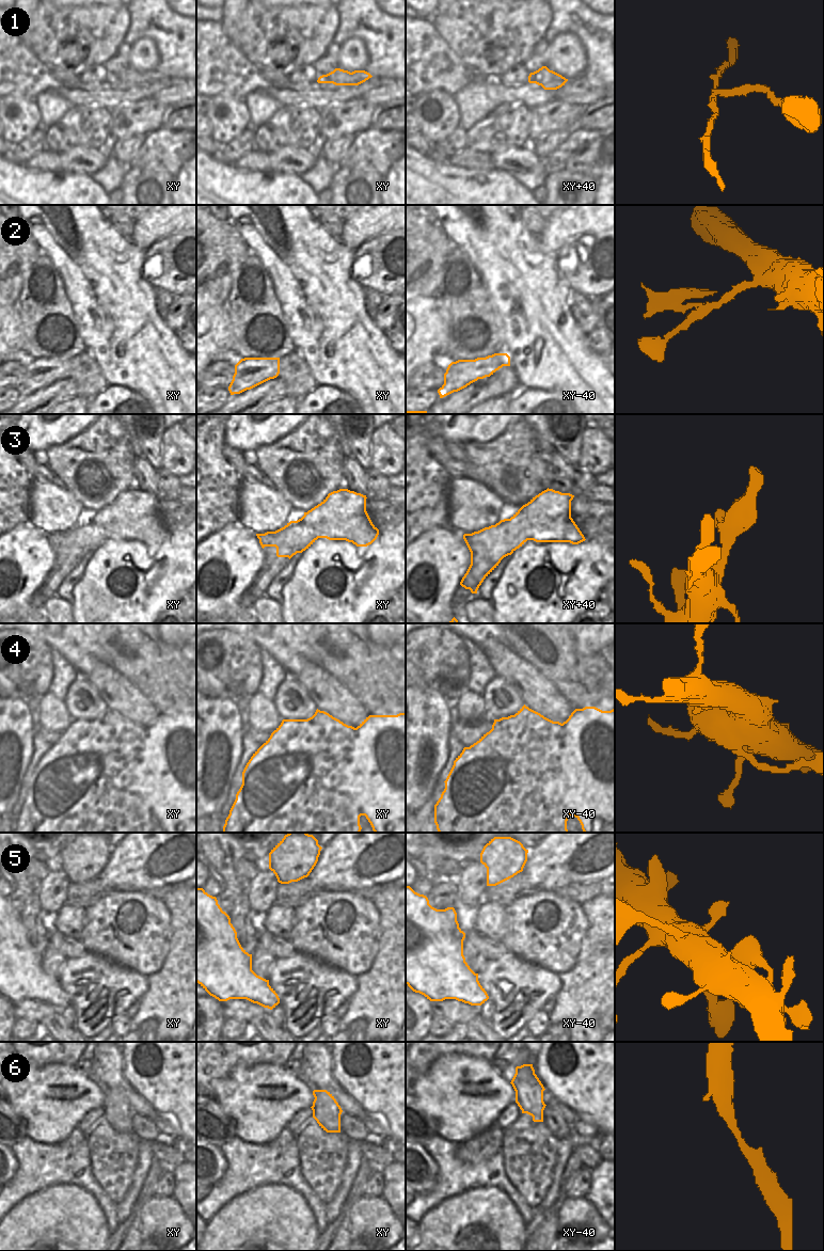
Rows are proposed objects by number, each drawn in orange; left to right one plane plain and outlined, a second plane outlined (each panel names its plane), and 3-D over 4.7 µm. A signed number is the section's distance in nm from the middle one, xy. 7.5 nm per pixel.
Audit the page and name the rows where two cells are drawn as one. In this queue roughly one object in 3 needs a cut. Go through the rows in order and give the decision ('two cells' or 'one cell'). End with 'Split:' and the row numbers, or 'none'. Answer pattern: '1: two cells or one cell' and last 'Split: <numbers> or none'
1: two cells
2: two cells
3: one cell
4: two cells
5: one cell
6: one cell
Split: 1, 2, 4

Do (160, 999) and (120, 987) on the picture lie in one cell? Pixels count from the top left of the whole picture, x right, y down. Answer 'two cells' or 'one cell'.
two cells

